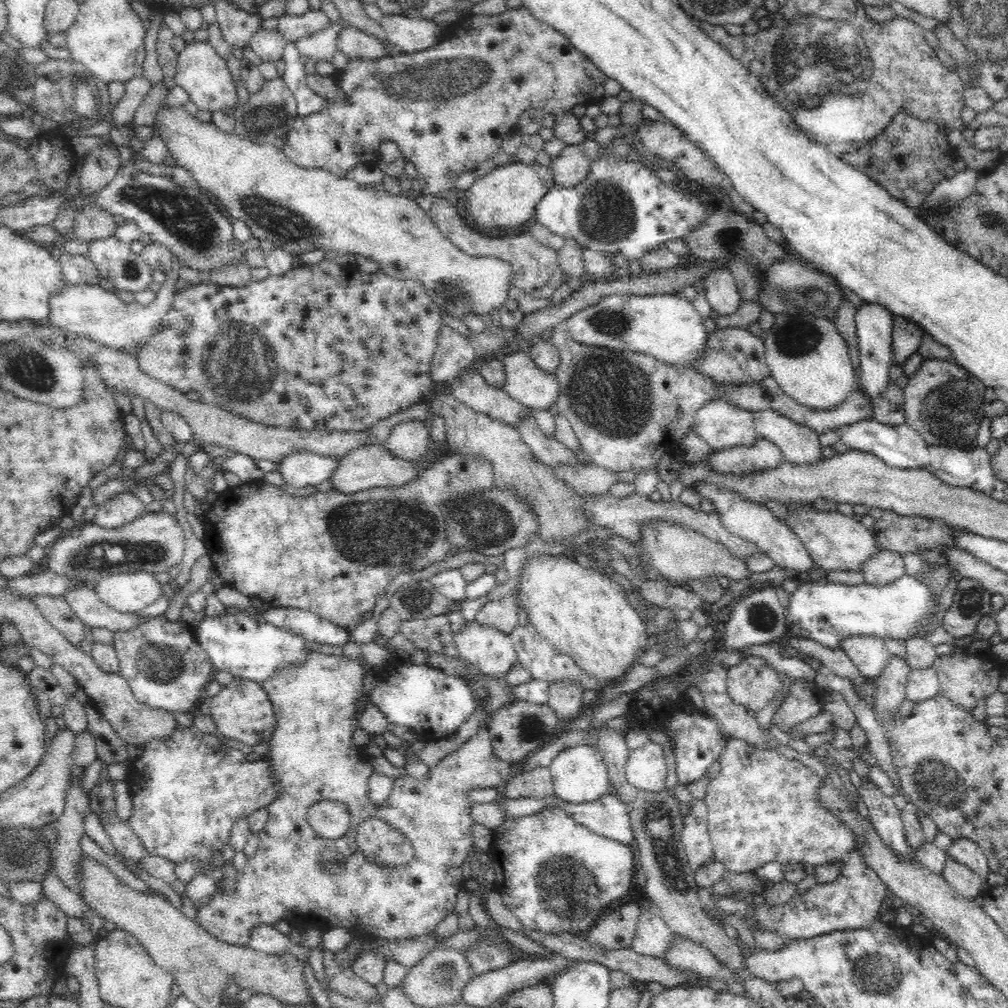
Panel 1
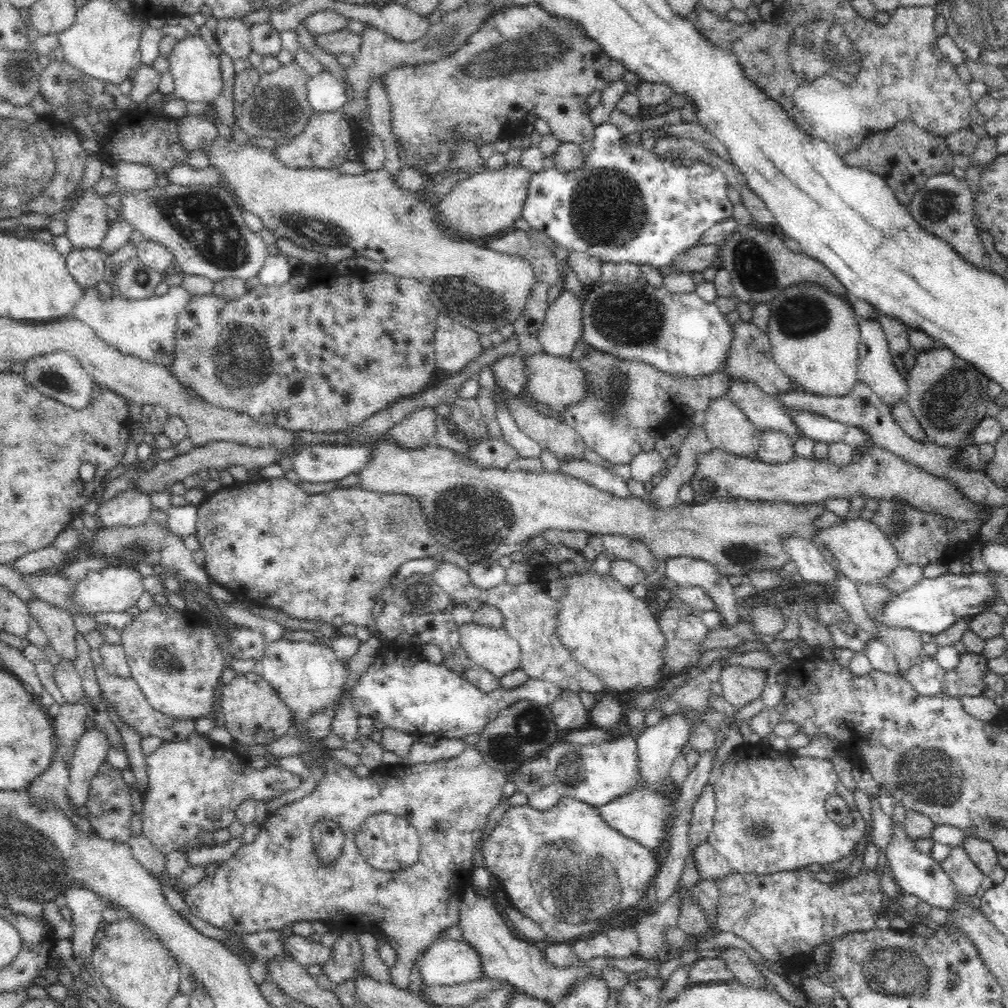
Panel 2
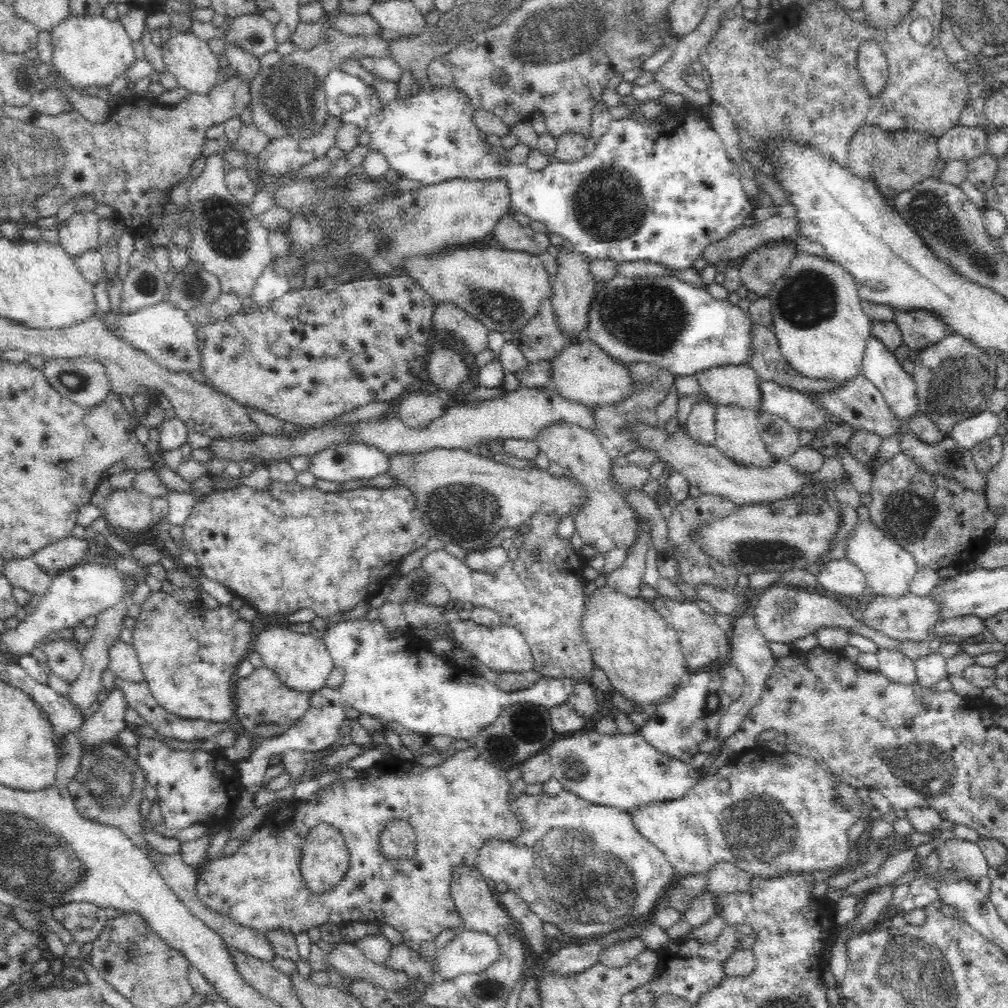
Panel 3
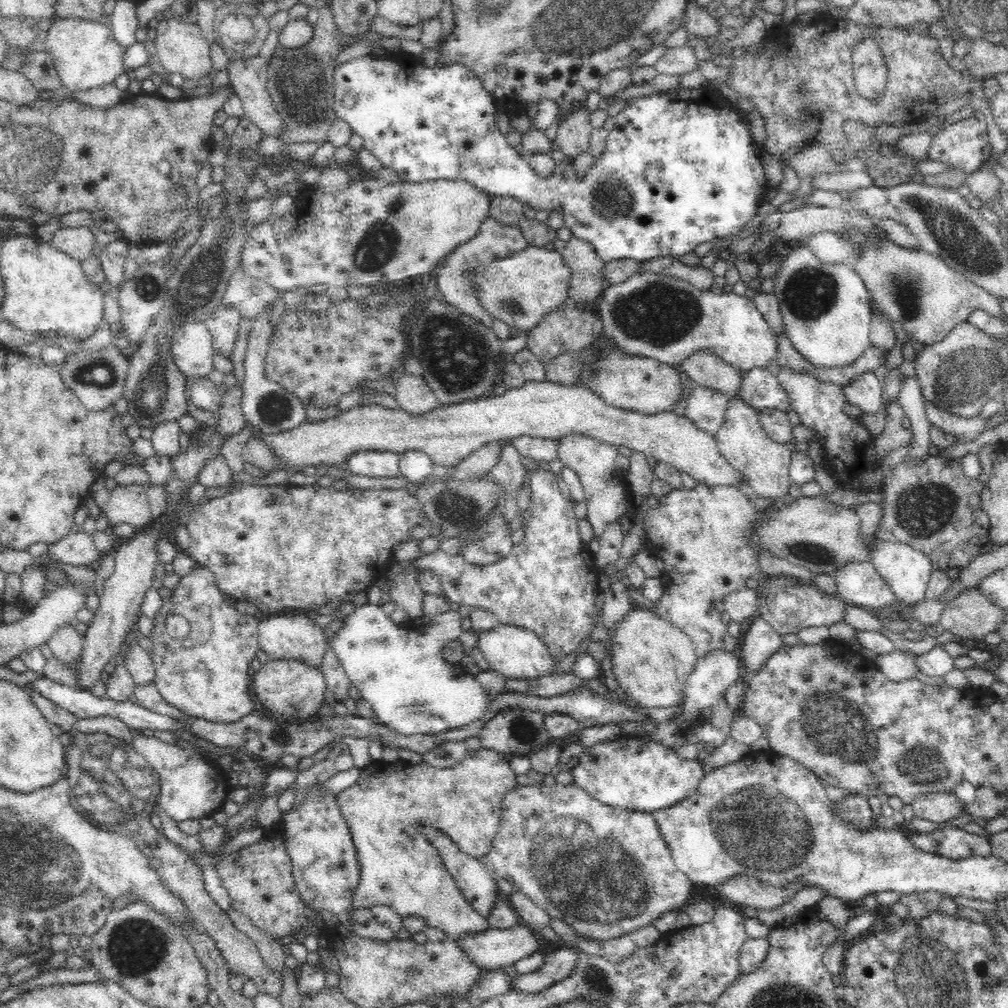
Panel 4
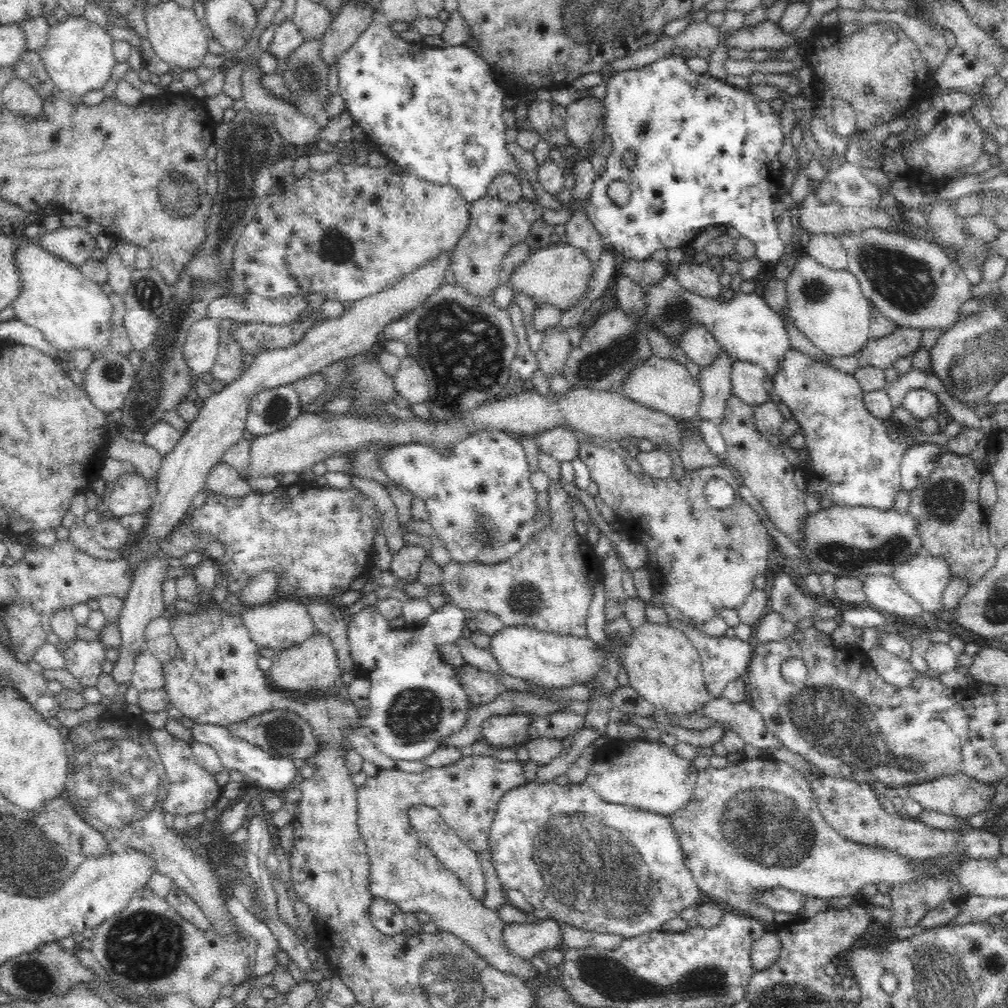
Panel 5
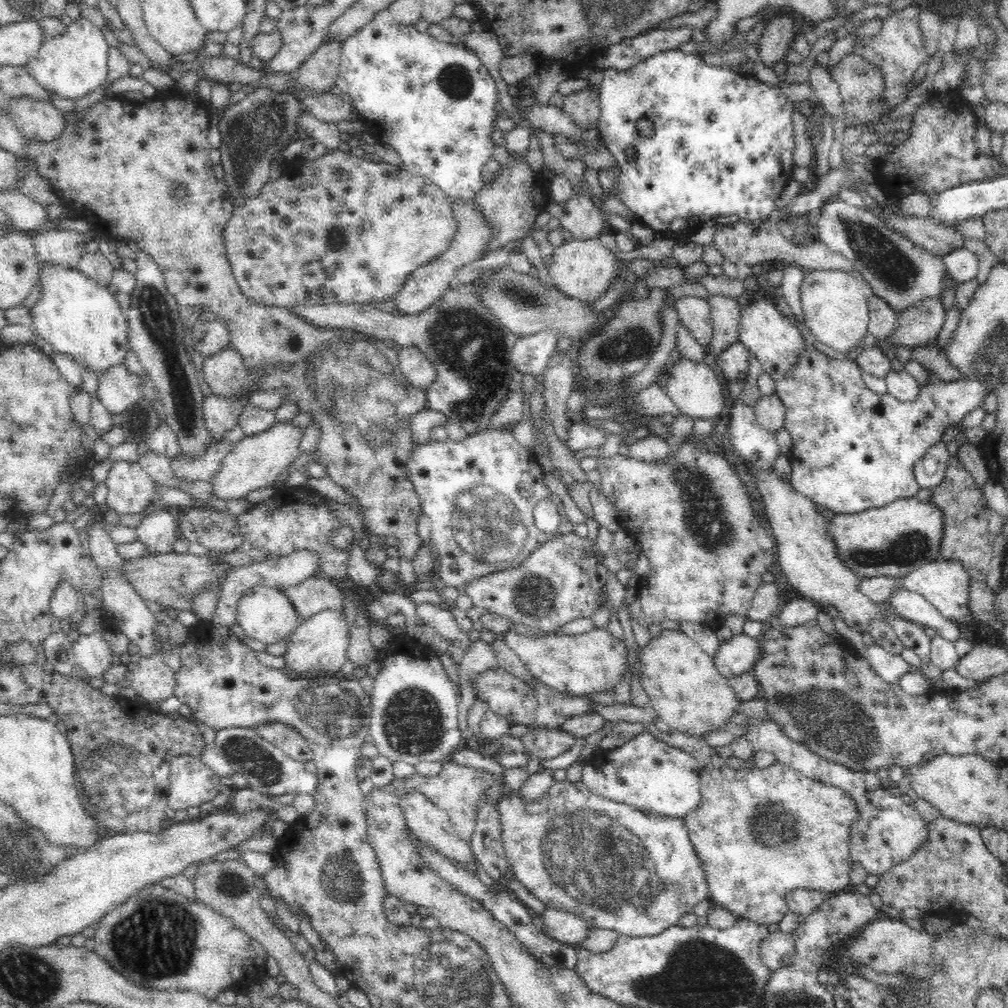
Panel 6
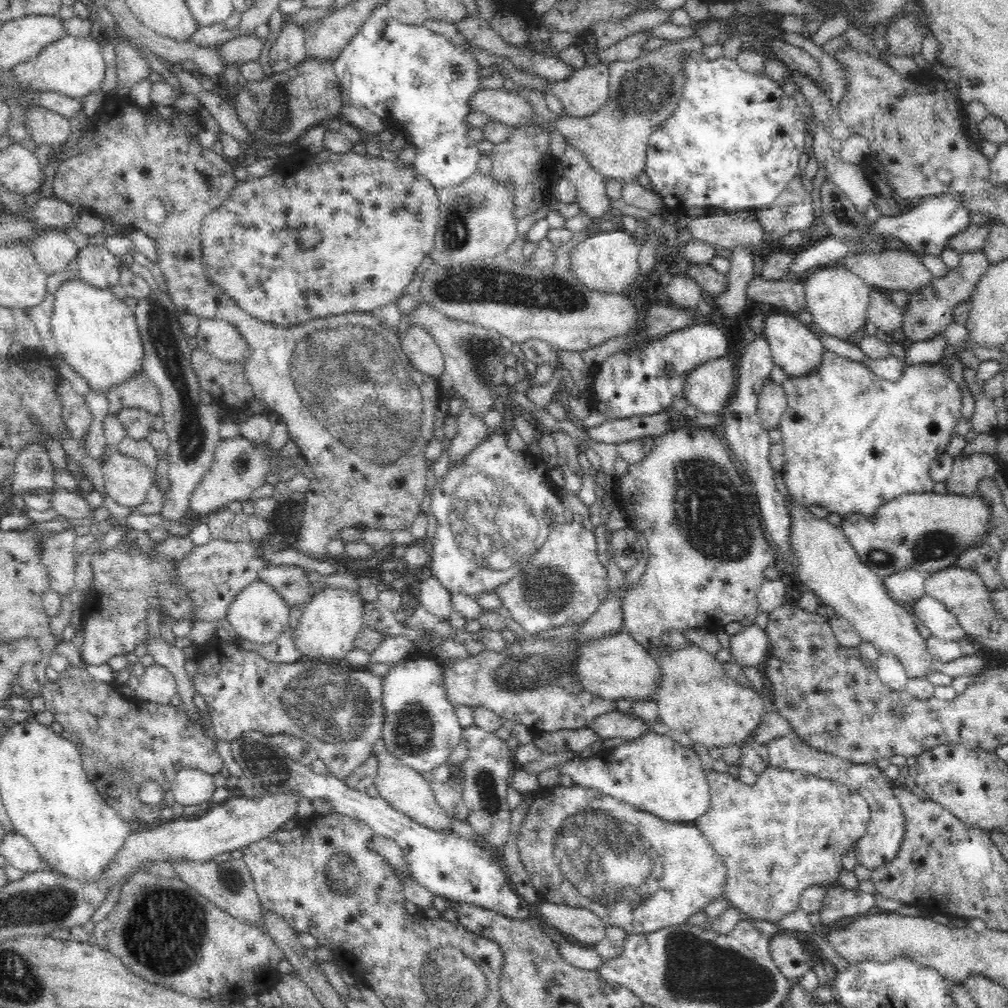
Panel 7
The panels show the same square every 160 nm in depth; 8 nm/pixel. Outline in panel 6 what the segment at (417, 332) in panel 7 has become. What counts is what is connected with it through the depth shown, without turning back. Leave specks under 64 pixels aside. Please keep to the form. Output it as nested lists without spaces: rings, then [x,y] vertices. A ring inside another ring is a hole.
[[[405,345],[398,348],[397,358],[404,378],[414,388],[428,388],[435,380],[435,363],[418,345]]]

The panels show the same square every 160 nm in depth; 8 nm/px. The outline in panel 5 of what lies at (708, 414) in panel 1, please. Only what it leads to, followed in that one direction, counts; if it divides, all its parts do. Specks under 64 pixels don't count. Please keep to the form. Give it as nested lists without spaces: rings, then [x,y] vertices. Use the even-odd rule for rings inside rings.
[[[732,394],[727,401],[724,421],[719,424],[719,430],[726,443],[726,456],[743,480],[743,485],[750,489],[764,510],[768,510],[768,516],[771,522],[778,526],[778,530],[790,536],[790,540],[796,544],[802,538],[800,524],[804,518],[805,548],[803,552],[805,552],[807,550],[806,518],[810,516],[805,501],[806,492],[798,489],[793,480],[796,467],[788,462],[778,446],[769,444],[756,427],[754,407],[745,404]]]

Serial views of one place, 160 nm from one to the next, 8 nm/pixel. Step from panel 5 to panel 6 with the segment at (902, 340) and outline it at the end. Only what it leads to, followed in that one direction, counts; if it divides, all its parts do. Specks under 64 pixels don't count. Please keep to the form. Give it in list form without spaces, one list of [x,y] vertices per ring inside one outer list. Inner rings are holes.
[[[940,295],[924,297],[899,313],[895,332],[888,339],[879,339],[875,347],[892,355],[896,346],[913,349],[935,343],[947,312]]]

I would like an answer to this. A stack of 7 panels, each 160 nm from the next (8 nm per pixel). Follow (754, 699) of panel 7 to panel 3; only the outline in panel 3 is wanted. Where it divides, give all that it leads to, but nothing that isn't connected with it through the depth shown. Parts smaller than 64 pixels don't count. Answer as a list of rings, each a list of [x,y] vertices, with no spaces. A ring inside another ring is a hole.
[[[607,584],[595,588],[580,625],[591,645],[593,664],[604,671],[614,692],[638,705],[660,704],[689,674],[678,633],[642,597],[630,598]]]

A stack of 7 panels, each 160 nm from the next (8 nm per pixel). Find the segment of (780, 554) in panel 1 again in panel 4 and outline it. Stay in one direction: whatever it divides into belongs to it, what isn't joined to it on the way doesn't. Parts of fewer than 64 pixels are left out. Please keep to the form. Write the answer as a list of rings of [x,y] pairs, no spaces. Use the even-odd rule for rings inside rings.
[[[870,562],[848,563],[830,575],[836,583],[836,596],[848,605],[871,610],[899,601]]]

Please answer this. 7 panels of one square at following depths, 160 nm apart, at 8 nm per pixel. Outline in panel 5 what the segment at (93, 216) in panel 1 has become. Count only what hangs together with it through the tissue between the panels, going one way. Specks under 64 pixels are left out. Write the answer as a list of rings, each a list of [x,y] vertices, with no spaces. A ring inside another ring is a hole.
[[[61,226],[53,231],[43,230],[37,241],[50,254],[80,267],[92,258],[96,239],[84,227]]]

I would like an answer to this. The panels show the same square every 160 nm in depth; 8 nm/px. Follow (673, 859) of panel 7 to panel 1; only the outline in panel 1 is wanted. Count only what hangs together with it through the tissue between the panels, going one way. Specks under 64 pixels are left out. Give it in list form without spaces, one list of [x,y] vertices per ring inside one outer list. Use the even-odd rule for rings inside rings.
[[[546,808],[530,816],[504,816],[493,830],[490,857],[496,874],[494,887],[503,897],[506,908],[518,918],[522,927],[545,935],[585,935],[602,912],[616,900],[628,896],[634,876],[634,852],[620,841],[594,833],[580,824],[570,811]]]

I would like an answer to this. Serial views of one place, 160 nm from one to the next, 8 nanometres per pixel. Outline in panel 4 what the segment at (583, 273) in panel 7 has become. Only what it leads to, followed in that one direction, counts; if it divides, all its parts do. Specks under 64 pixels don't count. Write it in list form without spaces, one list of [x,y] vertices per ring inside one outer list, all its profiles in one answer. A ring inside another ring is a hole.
[[[528,246],[474,271],[480,303],[494,320],[501,320],[509,329],[529,331],[544,315],[569,304],[573,271],[556,249],[548,251],[545,247]]]

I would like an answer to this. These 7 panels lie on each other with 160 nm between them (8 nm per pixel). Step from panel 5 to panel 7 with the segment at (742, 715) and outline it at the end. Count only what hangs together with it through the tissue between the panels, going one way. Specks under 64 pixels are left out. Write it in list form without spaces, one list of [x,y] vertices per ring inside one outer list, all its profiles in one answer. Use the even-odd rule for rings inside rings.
[[[780,737],[767,745],[769,765],[776,768],[802,771],[806,775],[817,776],[821,779],[840,783],[848,788],[856,789],[869,804],[870,816],[864,836],[853,844],[858,864],[866,866],[871,871],[888,864],[900,850],[900,844],[905,834],[904,811],[900,808],[900,801],[892,792],[892,783],[876,765],[854,764],[834,756],[829,752],[820,752],[806,742],[796,742],[788,737]]]

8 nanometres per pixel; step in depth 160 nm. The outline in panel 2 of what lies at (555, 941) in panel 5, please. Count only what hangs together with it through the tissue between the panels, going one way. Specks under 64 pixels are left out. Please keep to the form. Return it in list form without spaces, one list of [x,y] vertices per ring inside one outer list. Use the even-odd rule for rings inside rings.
[[[436,940],[419,960],[418,968],[427,986],[456,986],[484,976],[480,955],[465,940]]]

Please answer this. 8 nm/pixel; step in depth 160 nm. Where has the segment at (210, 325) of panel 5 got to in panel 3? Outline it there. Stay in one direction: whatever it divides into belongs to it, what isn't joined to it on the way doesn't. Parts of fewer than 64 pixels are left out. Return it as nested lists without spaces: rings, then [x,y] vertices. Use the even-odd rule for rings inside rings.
[[[162,300],[155,306],[144,307],[143,310],[133,312],[131,315],[114,313],[111,309],[103,318],[107,329],[112,331],[128,344],[147,353],[162,368],[174,372],[192,372],[202,370],[202,349],[196,335],[196,328],[188,321],[186,312],[172,307],[172,303]]]

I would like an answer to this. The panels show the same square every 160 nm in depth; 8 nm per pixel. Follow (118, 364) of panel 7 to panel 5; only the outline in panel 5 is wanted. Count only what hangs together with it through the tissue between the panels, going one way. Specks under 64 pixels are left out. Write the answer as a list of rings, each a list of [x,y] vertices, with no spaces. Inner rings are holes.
[[[29,239],[28,242],[24,242],[16,248],[16,265],[22,275],[23,290],[11,304],[15,314],[14,318],[28,326],[38,328],[44,338],[52,343],[57,350],[66,350],[66,352],[88,350],[95,354],[108,348],[113,306],[109,301],[104,284],[91,281],[79,267],[50,254],[37,239]]]

